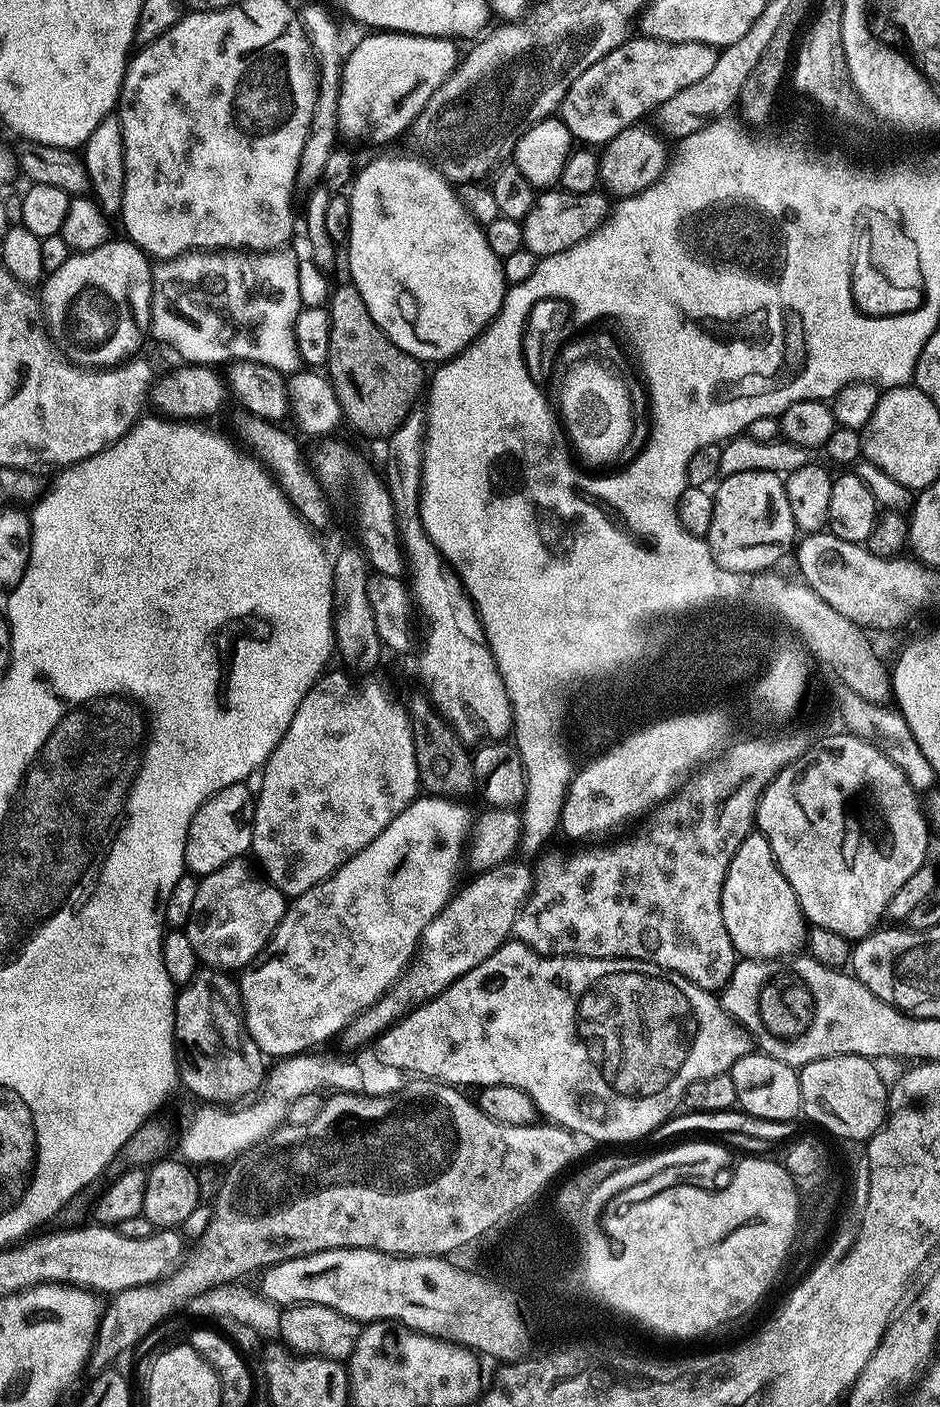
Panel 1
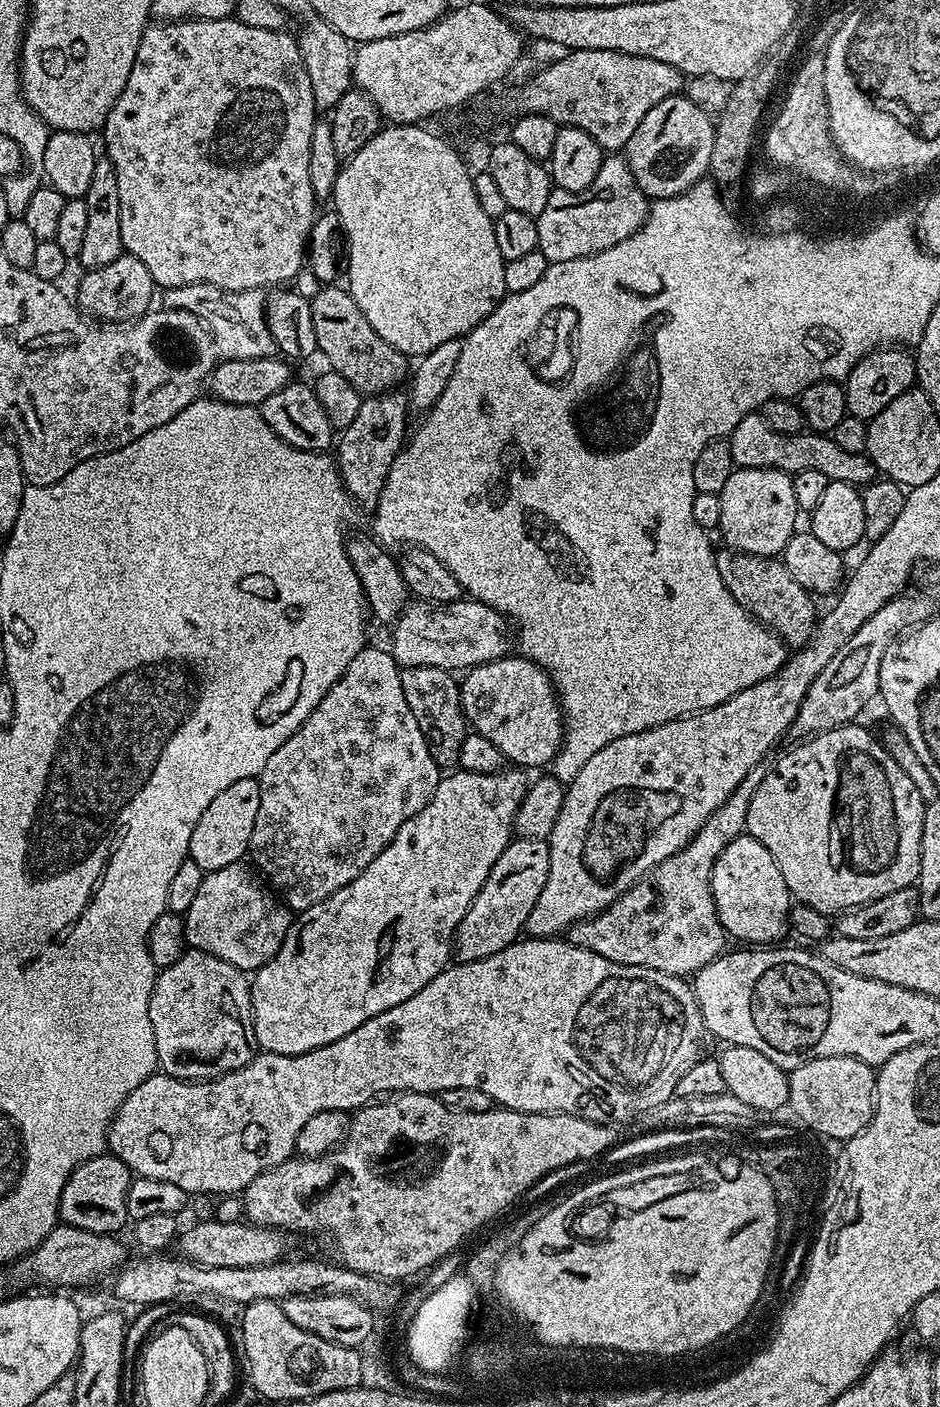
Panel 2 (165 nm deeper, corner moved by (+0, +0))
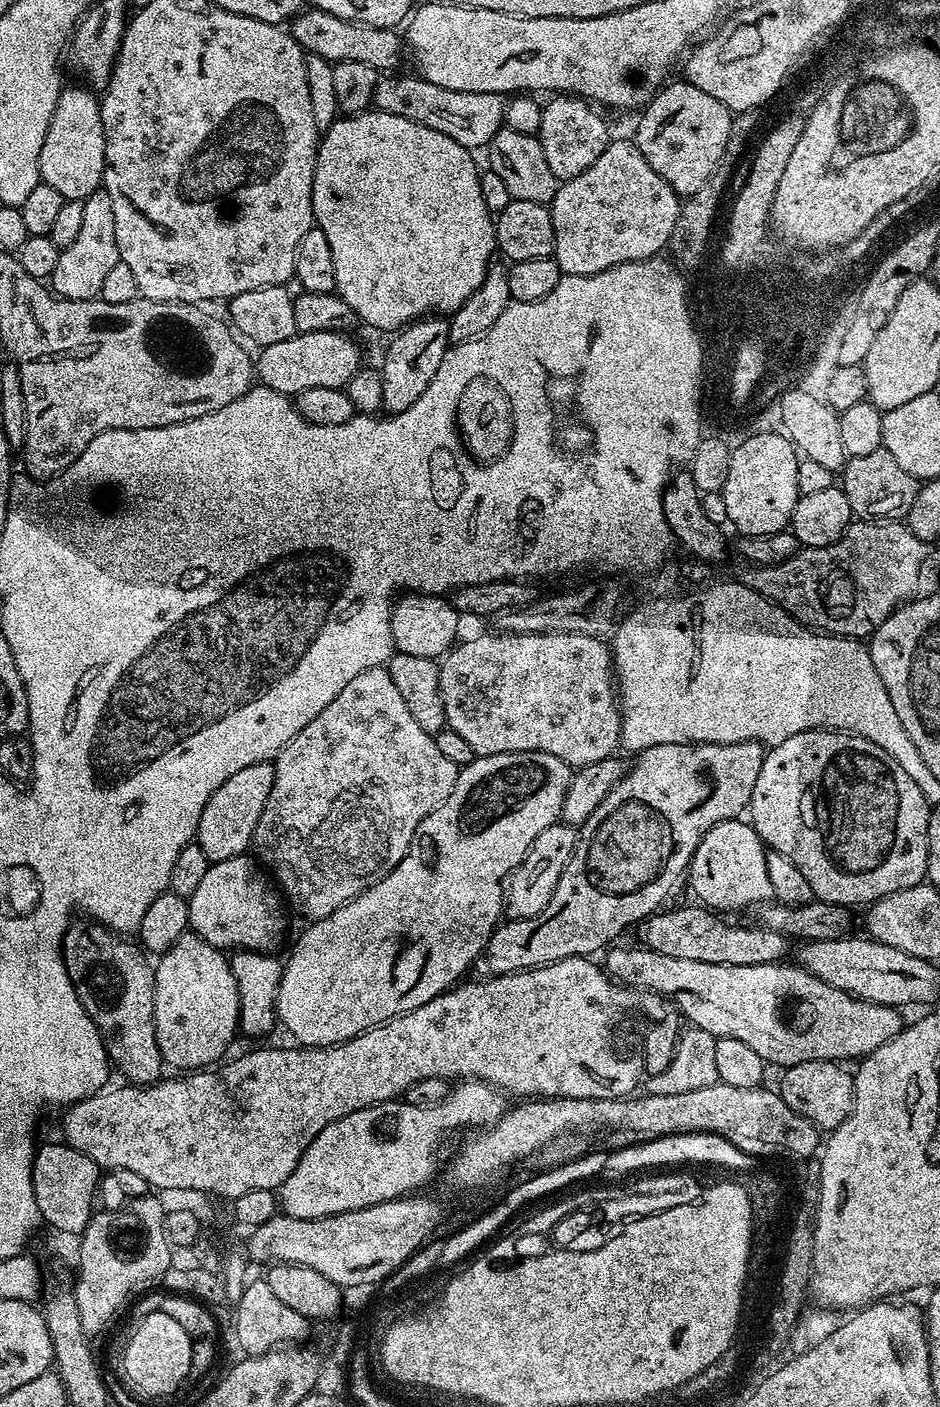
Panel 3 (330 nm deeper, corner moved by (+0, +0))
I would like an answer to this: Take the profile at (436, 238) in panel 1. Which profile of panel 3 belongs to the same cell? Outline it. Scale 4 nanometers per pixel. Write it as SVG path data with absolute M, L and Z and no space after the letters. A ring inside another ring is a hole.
M369 110L367 112L358 112L355 114L341 115L333 122L330 127L319 137L318 147L316 150L316 169L314 170L314 186L312 187L312 218L315 227L322 230L322 234L326 234L326 242L330 242L330 254L334 254L334 268L332 272L336 275L336 292L349 306L356 311L357 317L362 321L365 320L372 328L381 328L387 334L395 333L410 324L414 320L427 317L432 314L451 314L458 310L458 306L462 306L462 302L466 302L466 298L470 298L470 294L474 294L474 290L478 290L478 286L482 286L482 278L486 278L490 265L493 263L496 247L496 221L494 214L486 206L486 201L482 198L482 186L480 185L480 172L476 164L472 161L473 153L467 148L463 148L458 142L454 142L454 138L446 138L446 134L438 134L438 130L430 130L426 126L418 126L418 122L410 122L410 118L402 118L398 114L386 114L385 112L377 112Z

